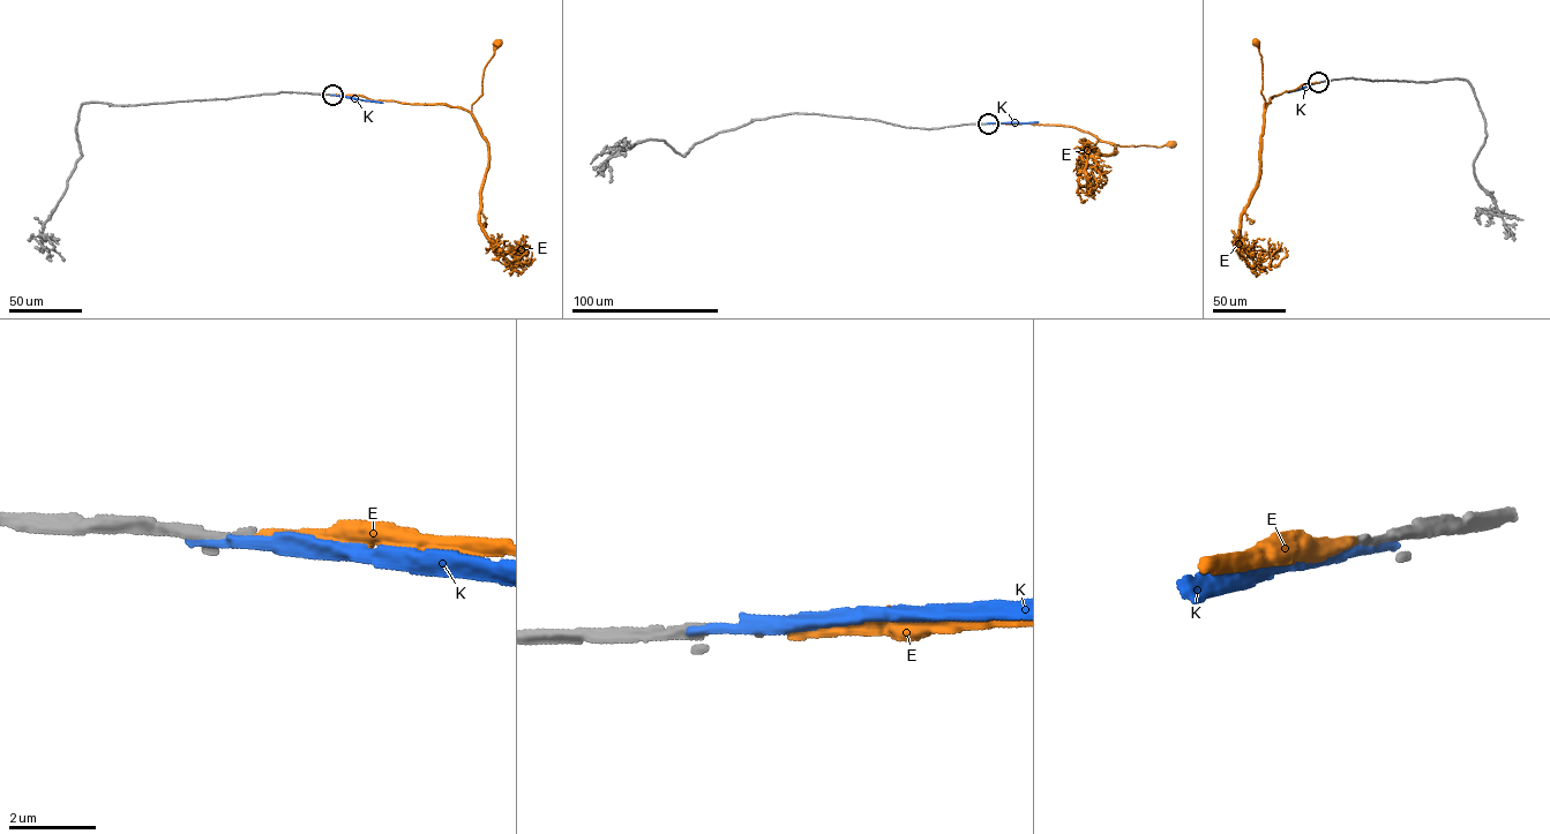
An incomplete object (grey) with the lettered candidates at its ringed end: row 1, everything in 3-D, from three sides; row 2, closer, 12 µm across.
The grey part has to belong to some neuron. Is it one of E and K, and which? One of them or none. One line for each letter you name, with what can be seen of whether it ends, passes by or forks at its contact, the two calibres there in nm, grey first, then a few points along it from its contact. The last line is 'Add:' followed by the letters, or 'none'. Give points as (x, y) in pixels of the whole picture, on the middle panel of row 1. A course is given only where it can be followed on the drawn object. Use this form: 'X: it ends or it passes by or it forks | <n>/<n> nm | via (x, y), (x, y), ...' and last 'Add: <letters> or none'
E: it ends | 160/240 nm | via (988, 124), (1075, 127), (1121, 147), (1170, 144)
Add: E

